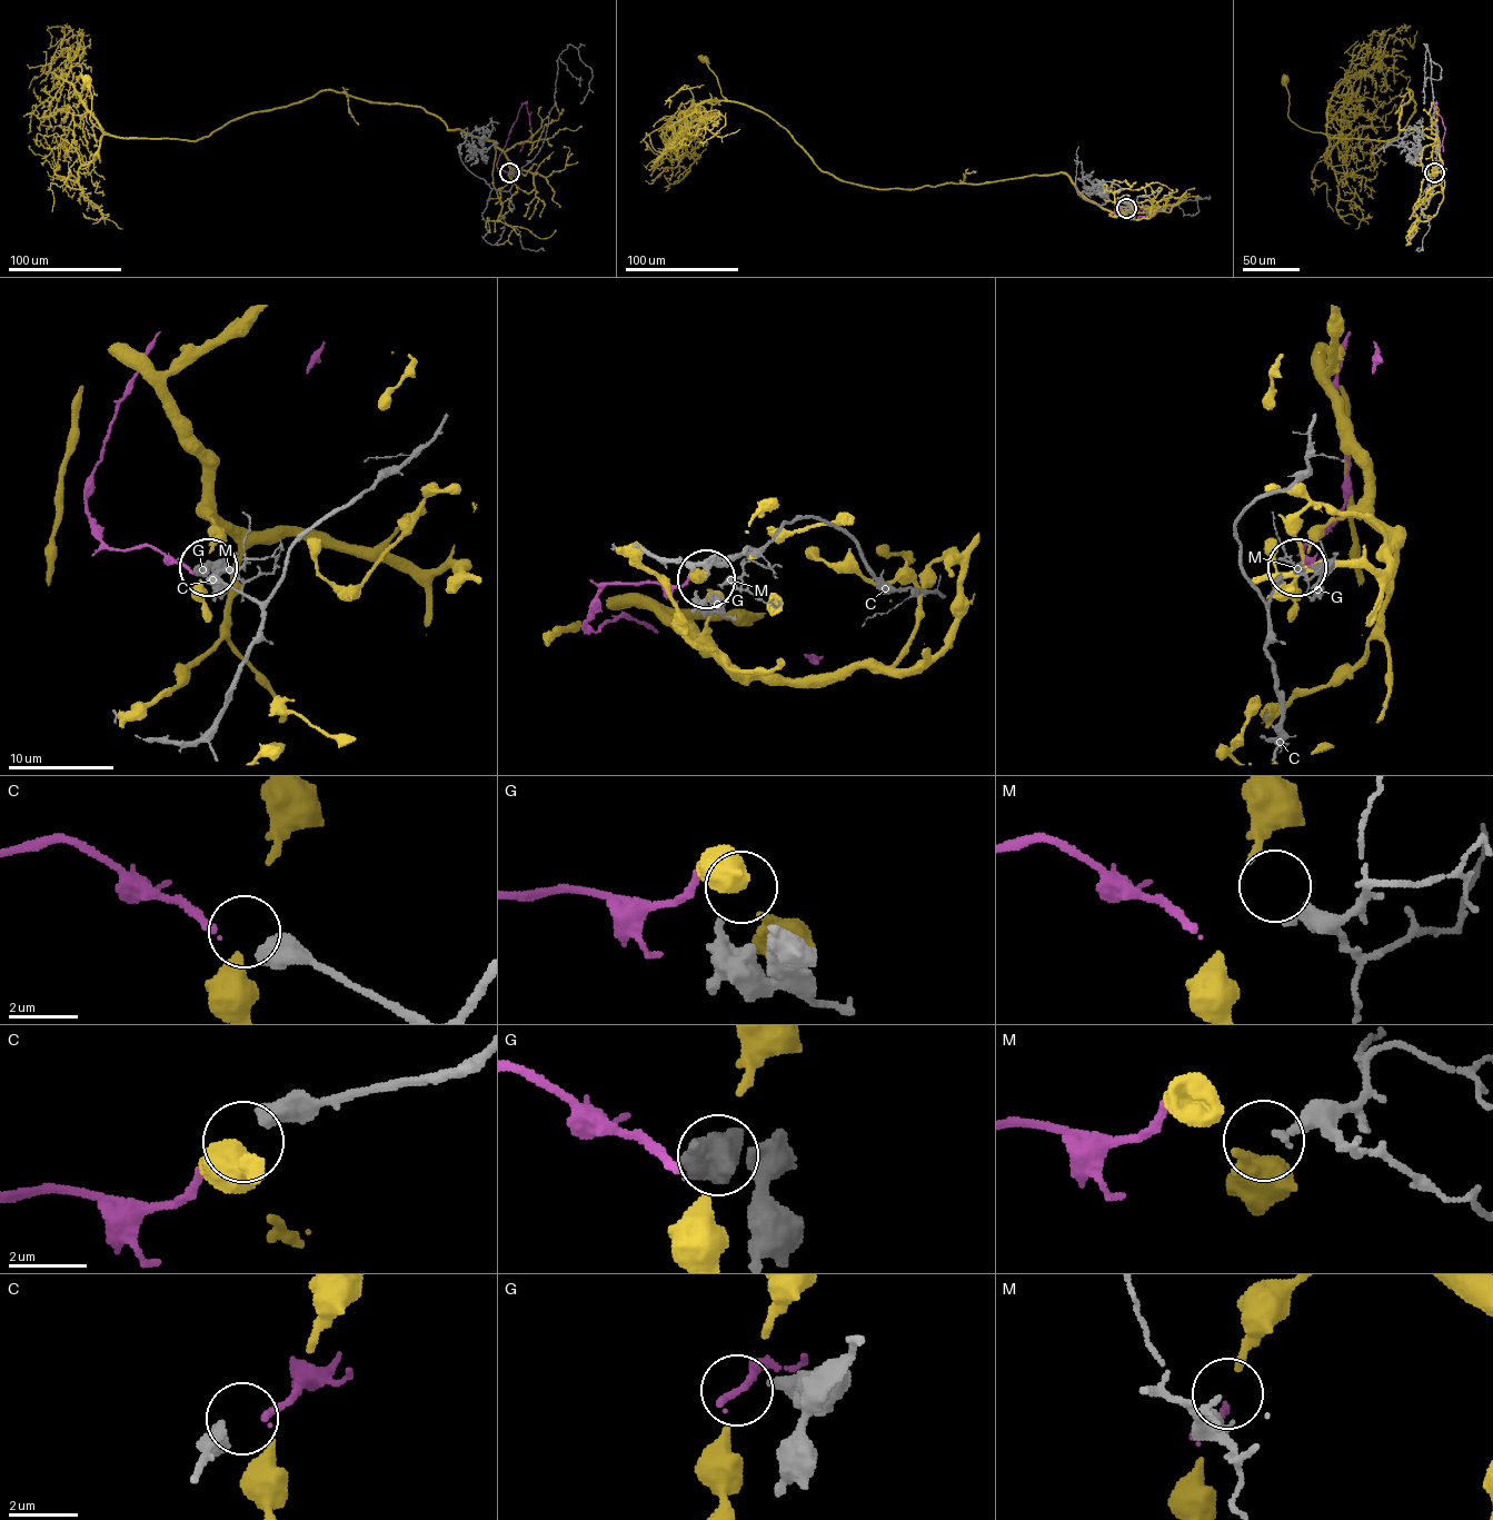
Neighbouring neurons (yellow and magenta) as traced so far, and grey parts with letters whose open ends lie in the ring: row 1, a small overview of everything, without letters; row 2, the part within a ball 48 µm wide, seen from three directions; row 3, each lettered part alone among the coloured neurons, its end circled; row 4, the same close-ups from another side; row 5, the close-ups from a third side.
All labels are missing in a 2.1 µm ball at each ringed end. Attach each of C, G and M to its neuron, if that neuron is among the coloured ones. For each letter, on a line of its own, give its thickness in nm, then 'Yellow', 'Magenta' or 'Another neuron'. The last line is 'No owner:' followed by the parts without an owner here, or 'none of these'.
C: Thickness 600 nm. Magenta
G: Thickness 320 nm. Another neuron
M: Thickness 340 nm. Another neuron
No owner: G, M

